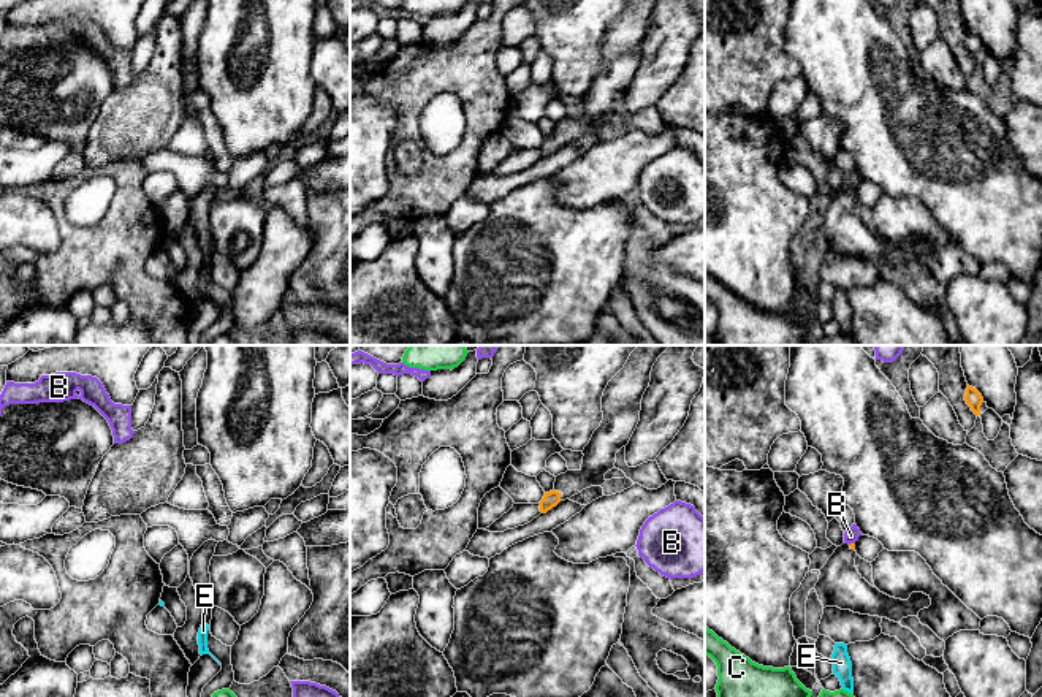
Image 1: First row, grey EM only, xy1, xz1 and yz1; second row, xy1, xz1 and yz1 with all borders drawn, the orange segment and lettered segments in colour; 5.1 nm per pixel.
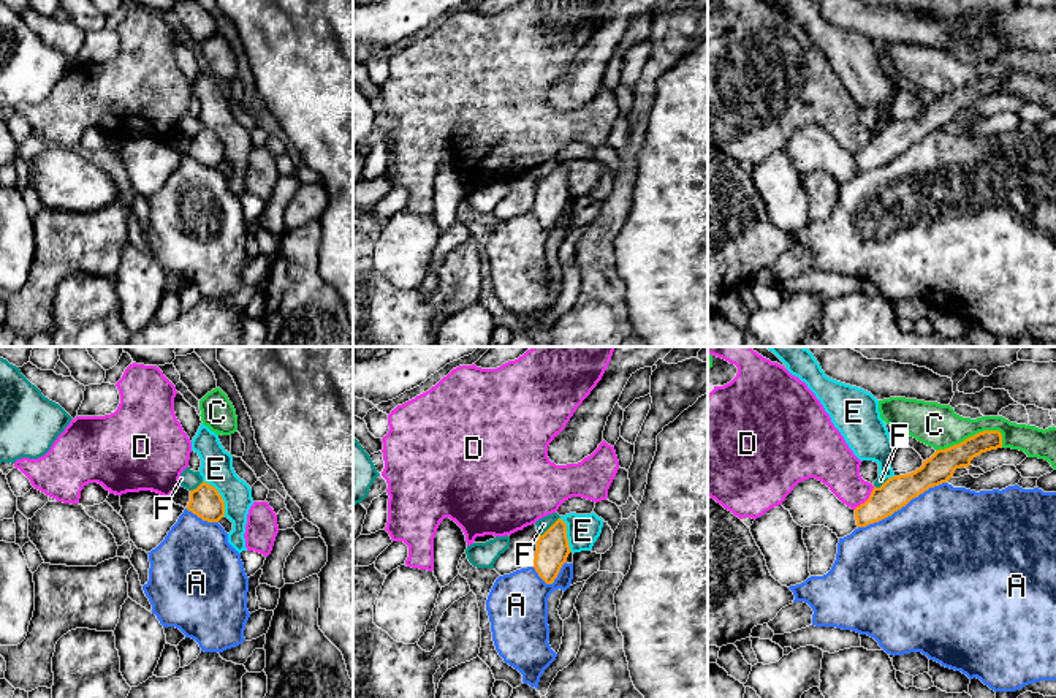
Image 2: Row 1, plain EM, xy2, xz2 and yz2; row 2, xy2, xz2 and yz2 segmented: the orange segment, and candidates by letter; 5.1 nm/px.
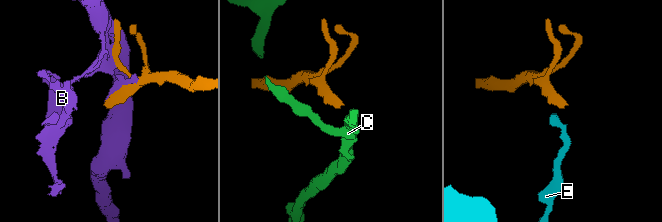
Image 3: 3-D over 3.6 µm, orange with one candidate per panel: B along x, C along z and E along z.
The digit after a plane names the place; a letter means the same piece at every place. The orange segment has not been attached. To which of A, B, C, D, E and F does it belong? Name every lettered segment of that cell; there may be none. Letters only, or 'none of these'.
none of these

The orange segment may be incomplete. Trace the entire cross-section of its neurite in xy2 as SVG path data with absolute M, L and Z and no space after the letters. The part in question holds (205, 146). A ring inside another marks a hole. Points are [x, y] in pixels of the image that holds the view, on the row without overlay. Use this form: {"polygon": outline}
{"polygon": "M203 127L190 136L187 155L203 166L218 168L225 161L225 147L214 131Z"}

